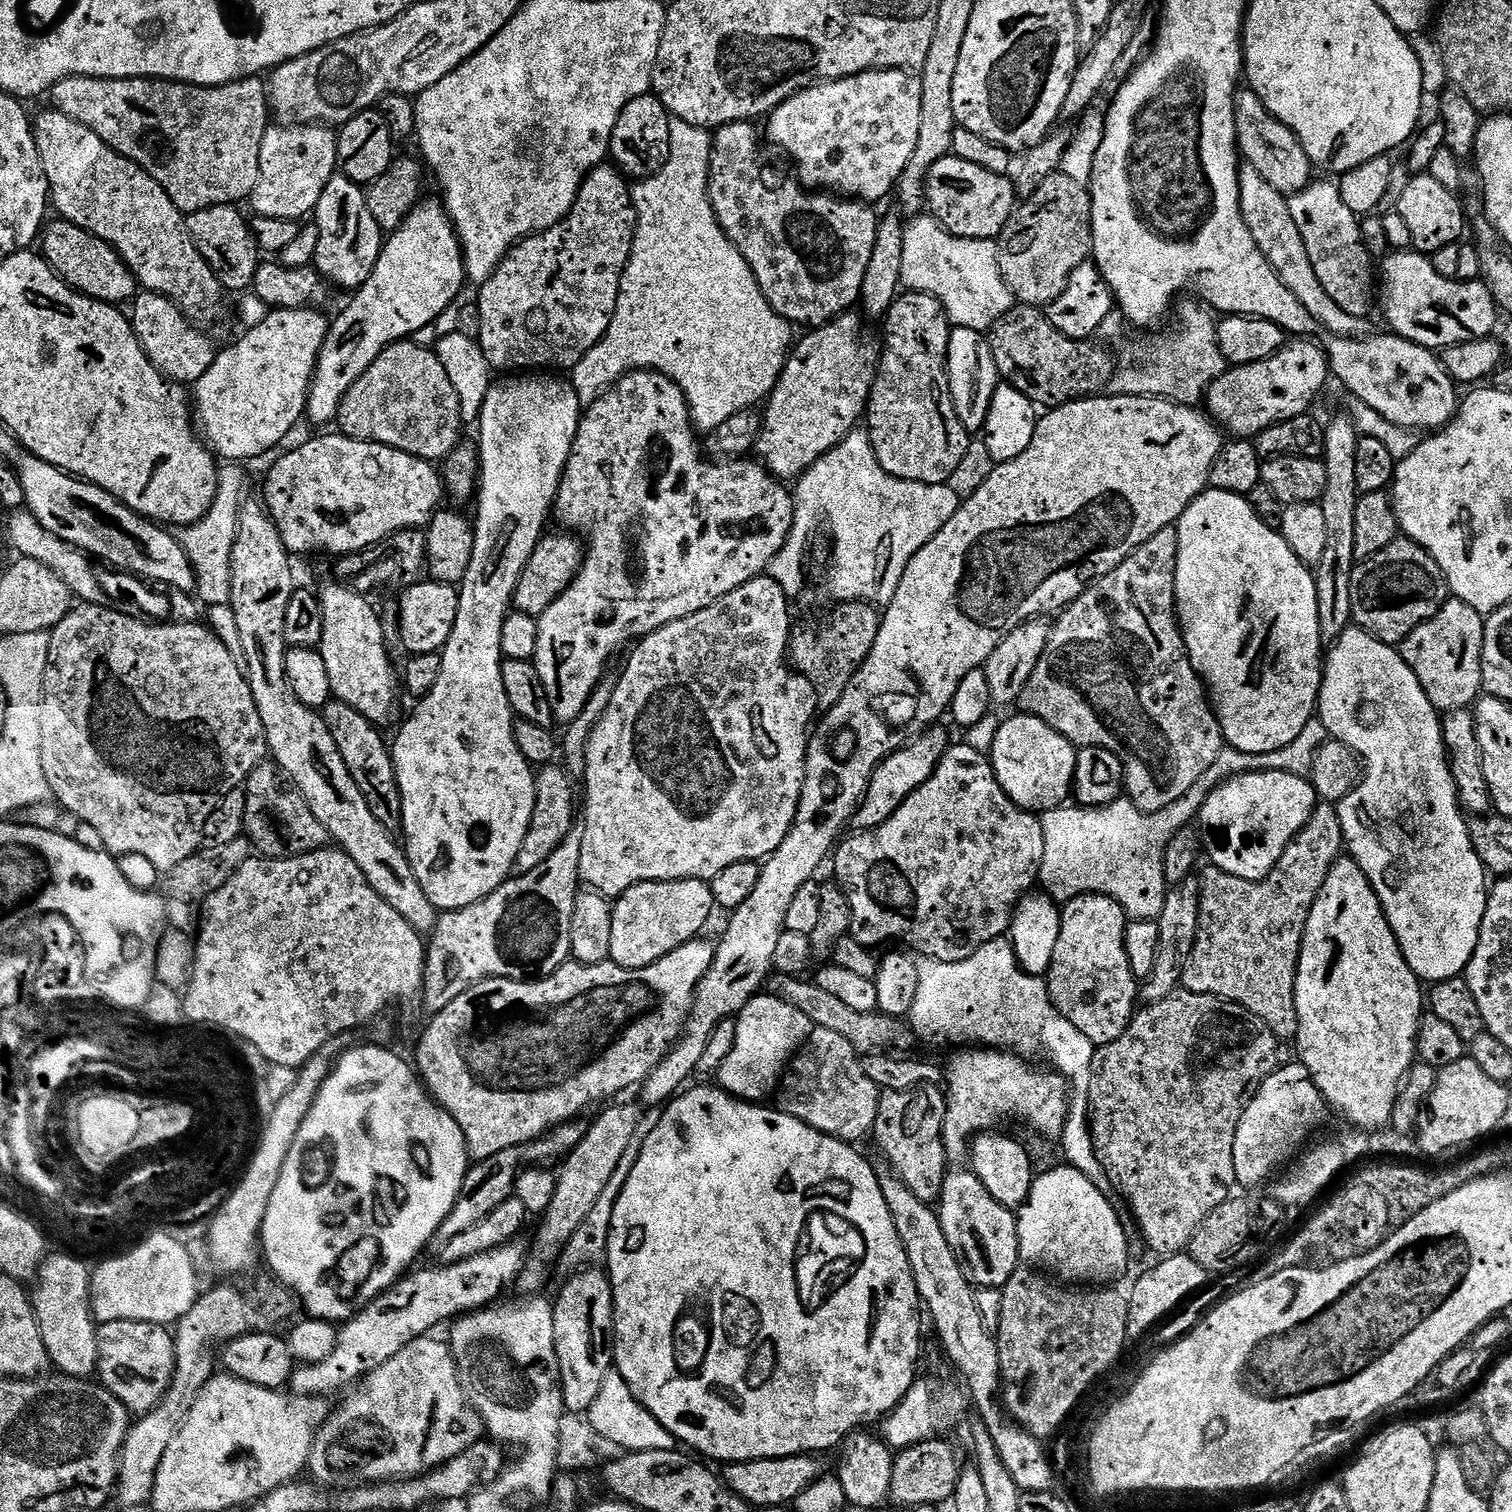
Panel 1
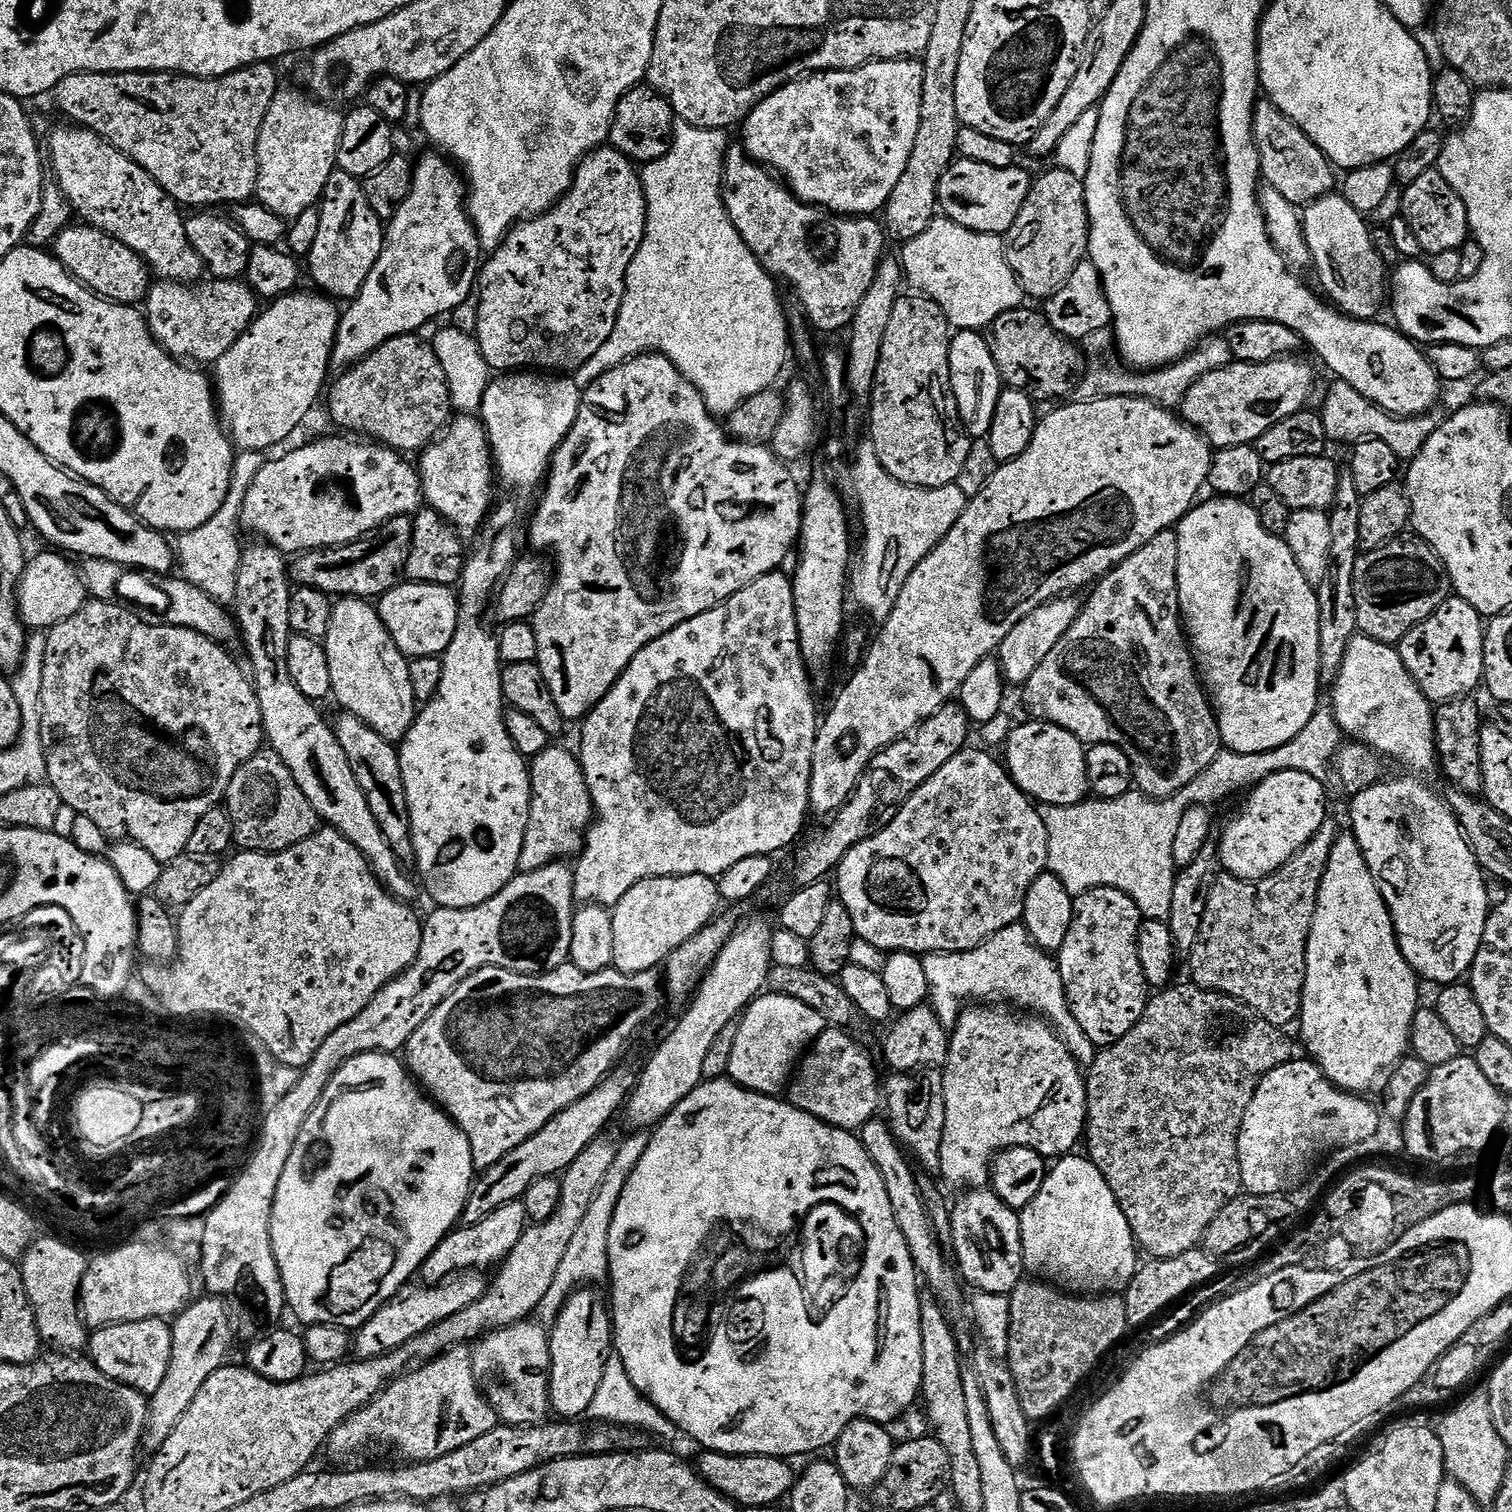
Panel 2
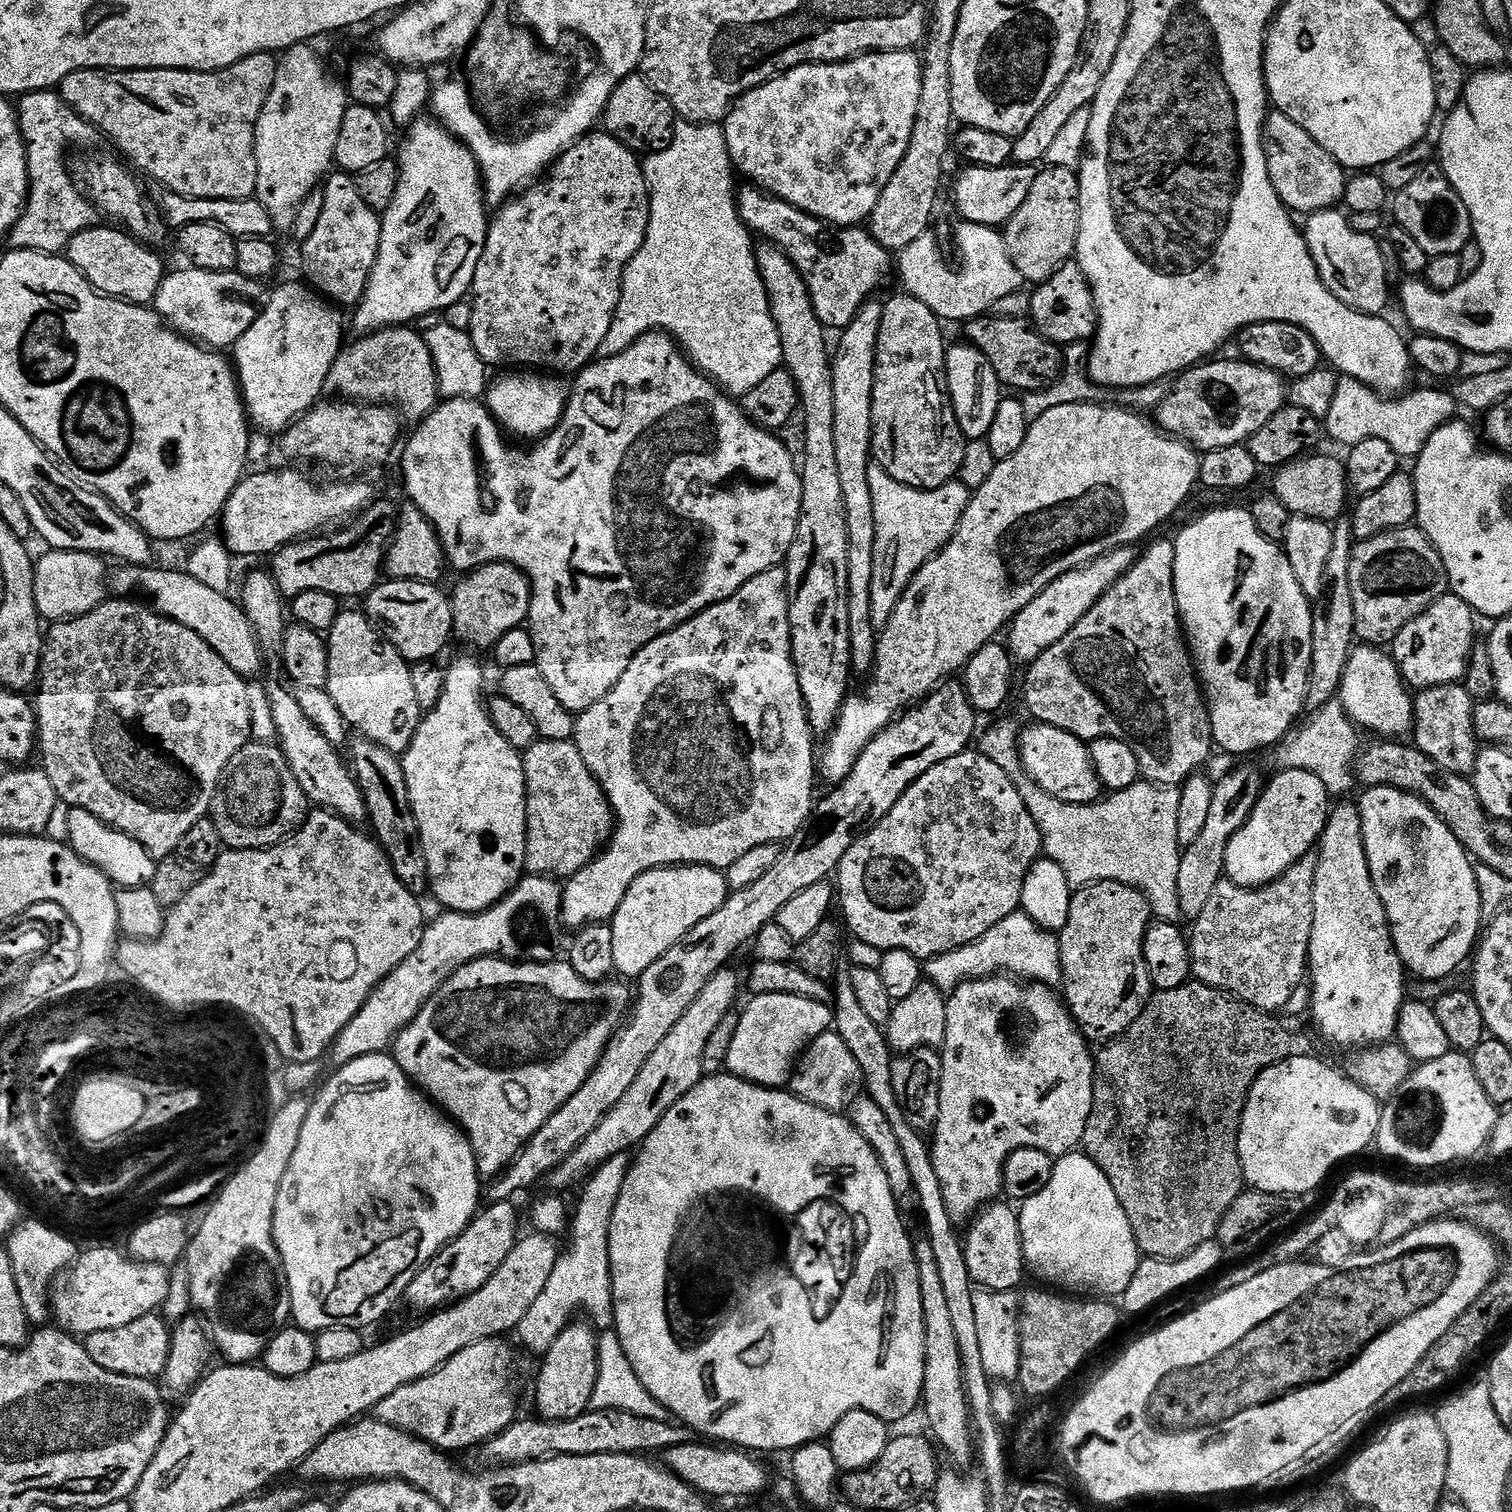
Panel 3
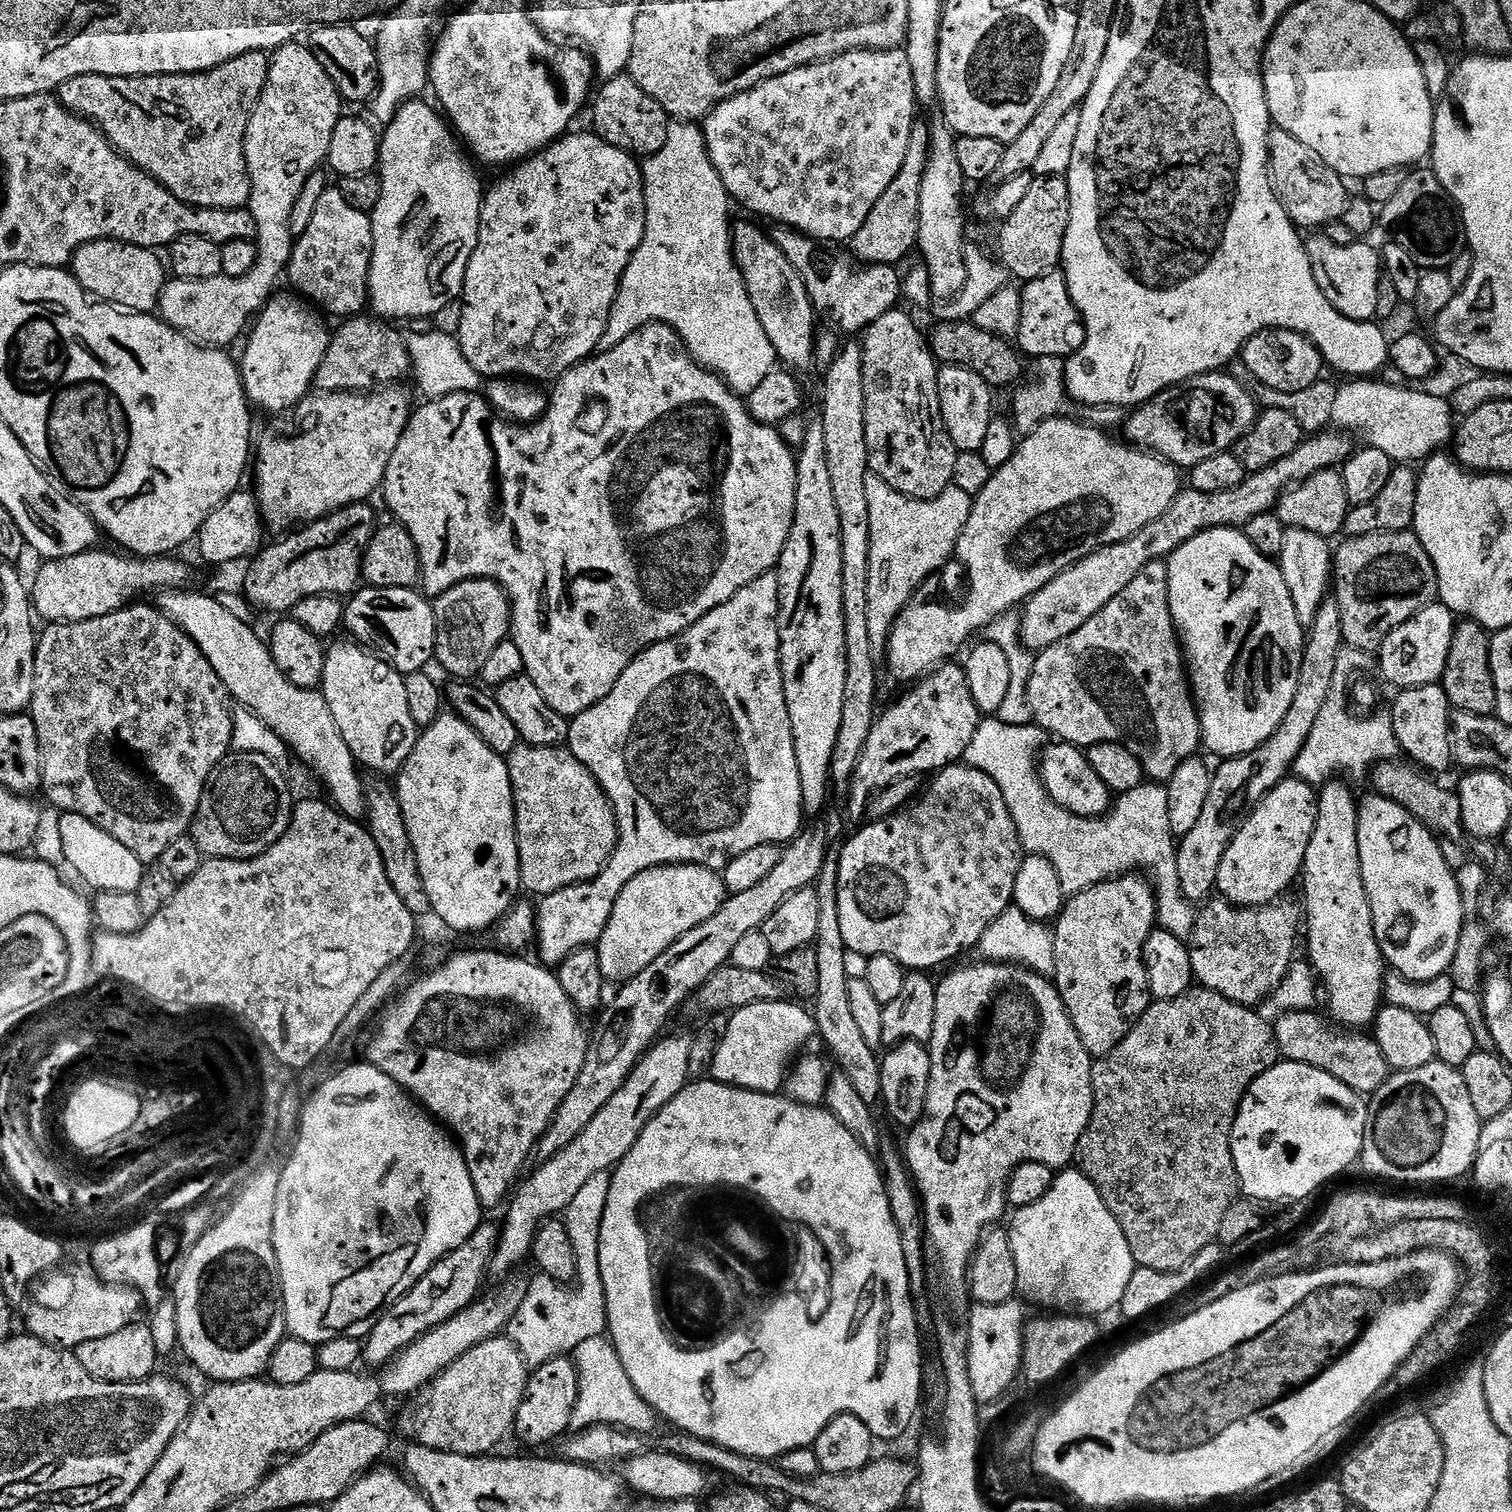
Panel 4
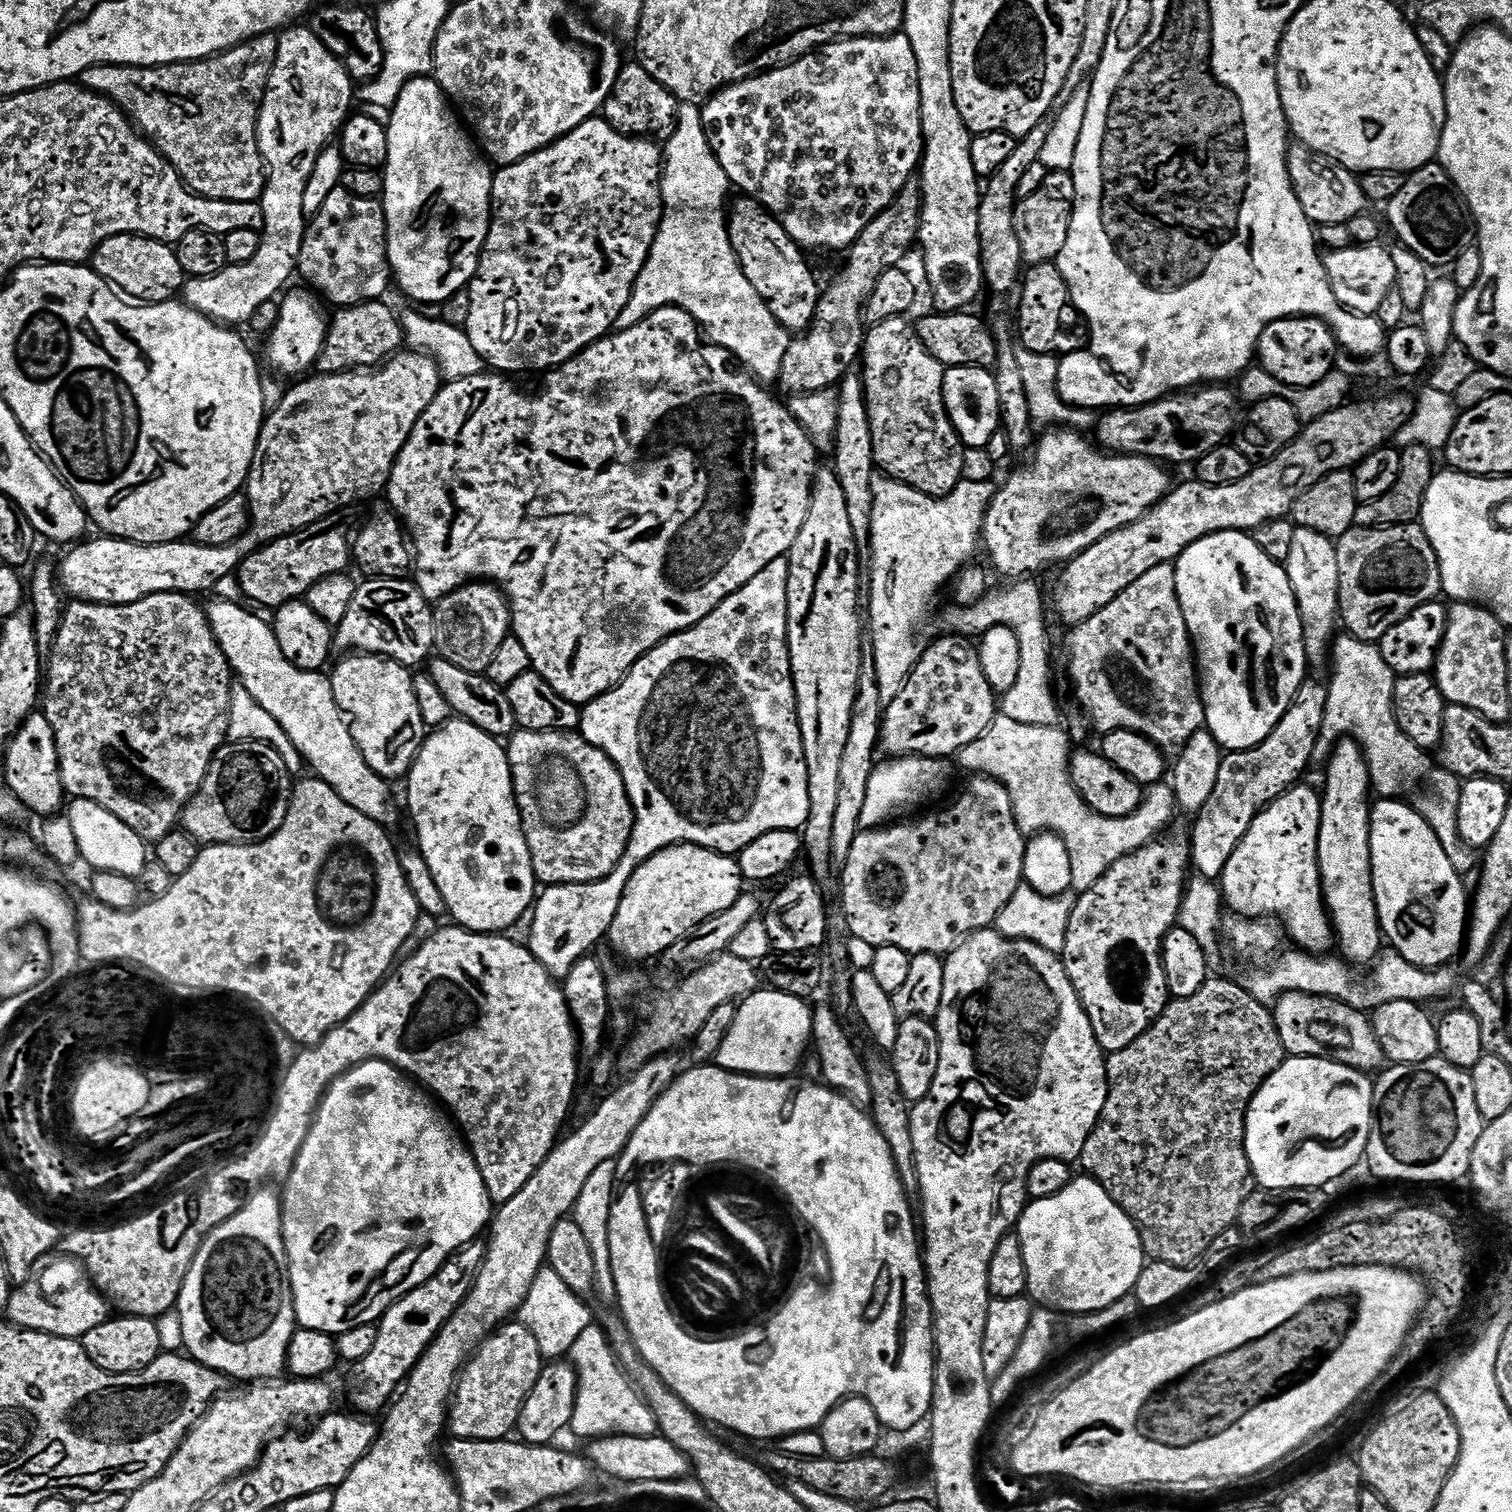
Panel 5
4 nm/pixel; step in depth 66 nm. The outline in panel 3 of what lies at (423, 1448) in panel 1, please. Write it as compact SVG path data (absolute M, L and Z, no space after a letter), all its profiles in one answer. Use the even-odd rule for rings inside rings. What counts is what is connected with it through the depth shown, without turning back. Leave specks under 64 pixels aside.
M495 1338L466 1346L426 1378L394 1390L390 1398L376 1407L375 1415L384 1423L411 1432L423 1443L448 1454L494 1439L518 1419L510 1378L510 1356L503 1342Z

